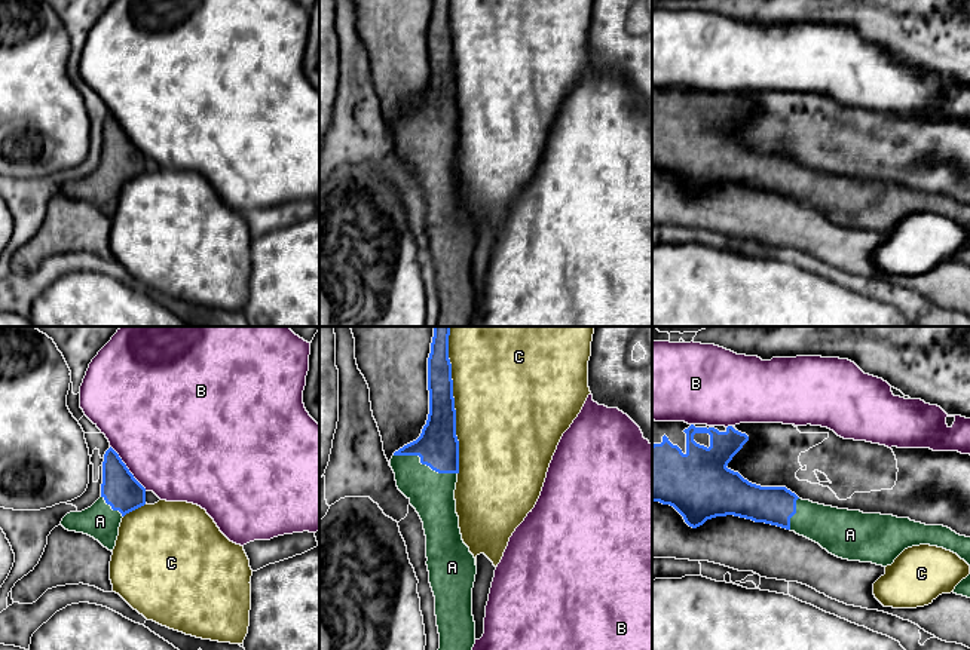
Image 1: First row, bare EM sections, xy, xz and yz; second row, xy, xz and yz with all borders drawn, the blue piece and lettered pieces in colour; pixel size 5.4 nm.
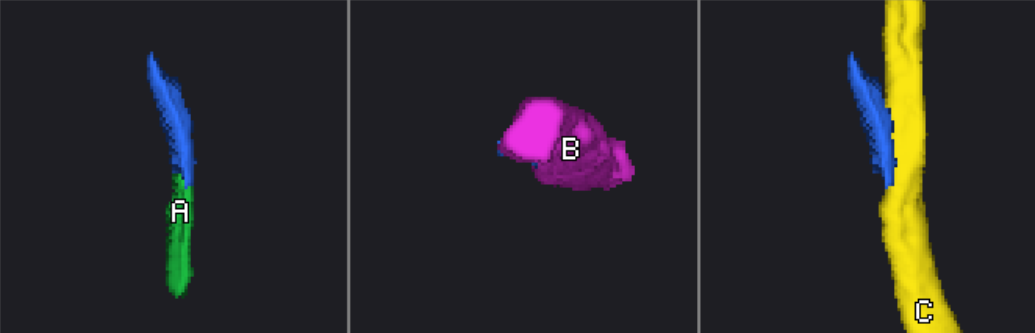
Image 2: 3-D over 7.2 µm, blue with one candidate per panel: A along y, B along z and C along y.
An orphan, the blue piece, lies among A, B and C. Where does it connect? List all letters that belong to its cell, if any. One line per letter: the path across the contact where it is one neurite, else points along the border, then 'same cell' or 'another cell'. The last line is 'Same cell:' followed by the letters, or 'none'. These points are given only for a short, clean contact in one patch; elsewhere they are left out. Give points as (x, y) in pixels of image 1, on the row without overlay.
A: same cell
B: another cell
C: another cell
Same cell: A

